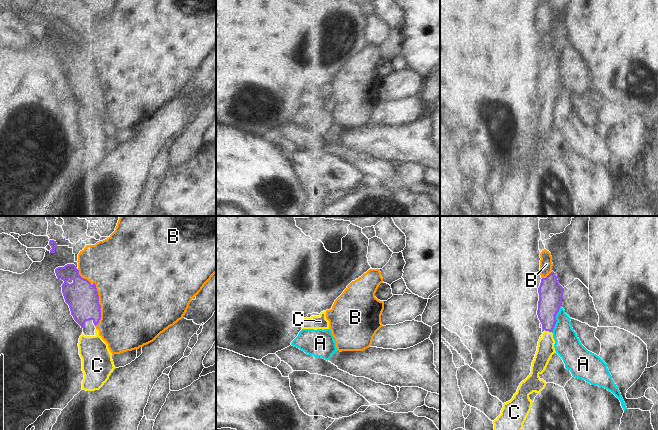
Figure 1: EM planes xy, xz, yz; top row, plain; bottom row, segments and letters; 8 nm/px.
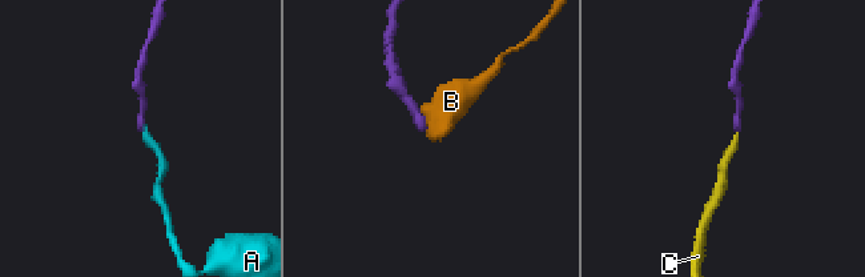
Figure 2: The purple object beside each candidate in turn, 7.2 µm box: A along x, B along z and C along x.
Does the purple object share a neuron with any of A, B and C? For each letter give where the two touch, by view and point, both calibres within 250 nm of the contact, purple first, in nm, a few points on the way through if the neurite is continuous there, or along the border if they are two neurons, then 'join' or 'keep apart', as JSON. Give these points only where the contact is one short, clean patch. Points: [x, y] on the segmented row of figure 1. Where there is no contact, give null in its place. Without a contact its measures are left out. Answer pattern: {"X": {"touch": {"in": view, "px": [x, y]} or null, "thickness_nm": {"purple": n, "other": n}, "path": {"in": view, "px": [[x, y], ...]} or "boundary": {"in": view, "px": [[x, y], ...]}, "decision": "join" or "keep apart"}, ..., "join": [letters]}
{"A": {"touch": {"in": "yz", "px": [555, 319]}, "thickness_nm": {"purple": 190, "other": 220}, "boundary": {"in": "yz", "px": [[560, 306], [552, 332]]}, "decision": "keep apart"}, "B": {"touch": {"in": "xy", "px": [99, 304]}, "thickness_nm": {"purple": 260, "other": 500}, "decision": "keep apart"}, "C": {"touch": {"in": "yz", "px": [548, 330]}, "thickness_nm": {"purple": 190, "other": 140}, "path": {"in": "yz", "px": [[550, 299], [548, 305], [548, 330], [545, 349]]}, "decision": "join"}, "join": ["C"]}

